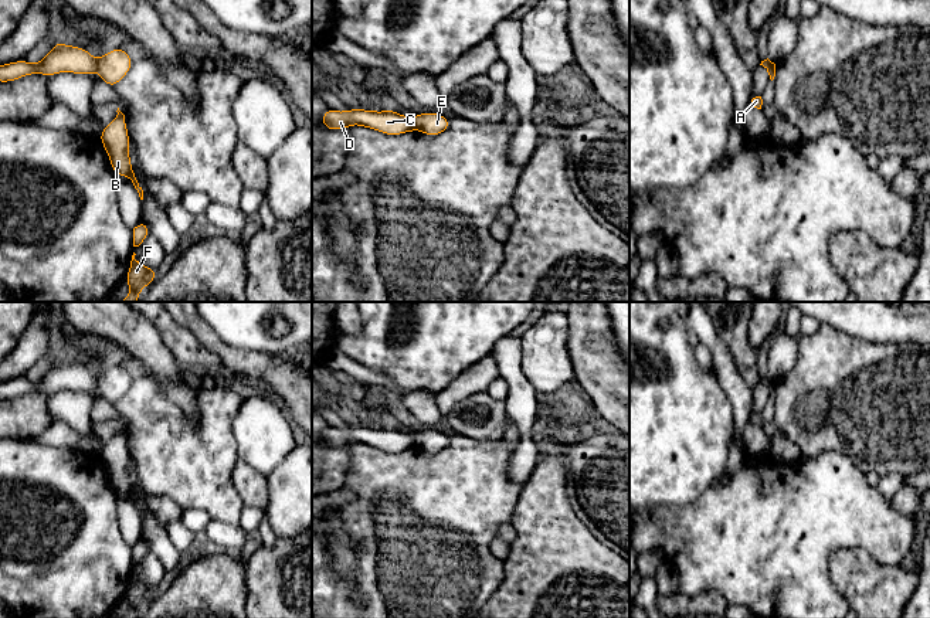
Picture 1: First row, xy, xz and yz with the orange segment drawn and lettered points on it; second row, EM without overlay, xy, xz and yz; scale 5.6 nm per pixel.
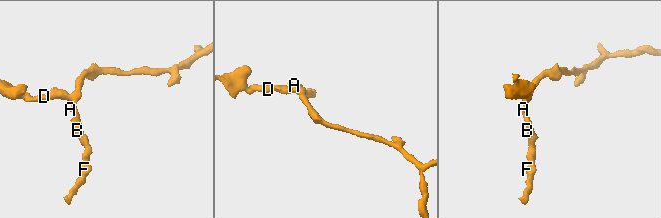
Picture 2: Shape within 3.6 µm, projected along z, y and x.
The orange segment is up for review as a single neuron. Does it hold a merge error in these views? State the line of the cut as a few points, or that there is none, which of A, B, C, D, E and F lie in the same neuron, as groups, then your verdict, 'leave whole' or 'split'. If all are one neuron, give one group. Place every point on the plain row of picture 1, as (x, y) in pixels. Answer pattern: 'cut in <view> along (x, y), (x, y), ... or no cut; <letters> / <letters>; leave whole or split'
cut in xz along (413, 435), (416, 447); A B E F / C D; split

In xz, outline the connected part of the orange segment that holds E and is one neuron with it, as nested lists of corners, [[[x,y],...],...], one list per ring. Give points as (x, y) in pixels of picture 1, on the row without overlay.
[[[424,429],[421,432],[415,432],[414,438],[415,448],[420,448],[430,454],[438,454],[449,445],[449,435],[434,429]]]

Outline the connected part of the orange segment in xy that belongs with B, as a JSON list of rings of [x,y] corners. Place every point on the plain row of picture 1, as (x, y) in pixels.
[[[119,425],[116,429],[118,432],[106,445],[103,445],[99,452],[99,456],[111,476],[111,485],[115,492],[130,496],[139,510],[140,517],[143,517],[143,507],[135,495],[129,475],[130,455],[126,446],[125,432],[119,428]]]

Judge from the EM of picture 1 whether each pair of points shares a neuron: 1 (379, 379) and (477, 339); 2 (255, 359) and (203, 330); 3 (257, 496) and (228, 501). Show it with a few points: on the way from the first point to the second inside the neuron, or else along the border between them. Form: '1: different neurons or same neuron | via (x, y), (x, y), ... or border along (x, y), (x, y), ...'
1: different neurons | border along (357, 362), (383, 372), (394, 383), (400, 394)
2: same neuron | via (243, 359), (231, 357), (214, 343)
3: different neurons | border along (234, 467), (233, 485), (244, 503)

